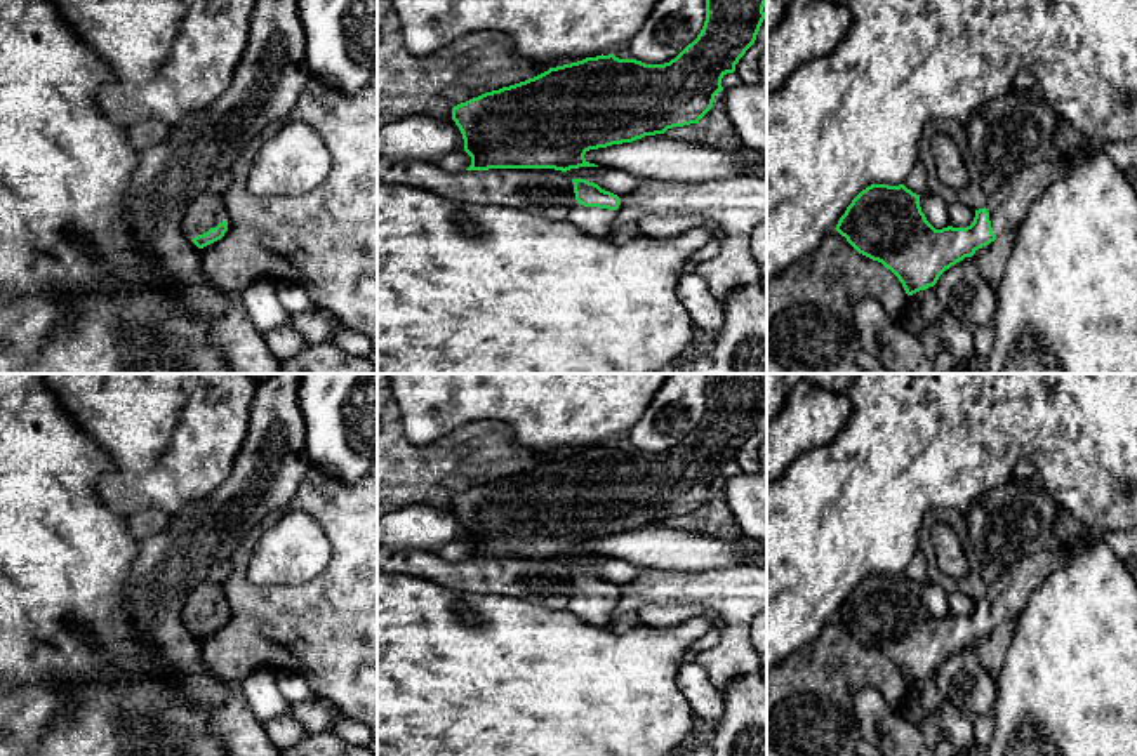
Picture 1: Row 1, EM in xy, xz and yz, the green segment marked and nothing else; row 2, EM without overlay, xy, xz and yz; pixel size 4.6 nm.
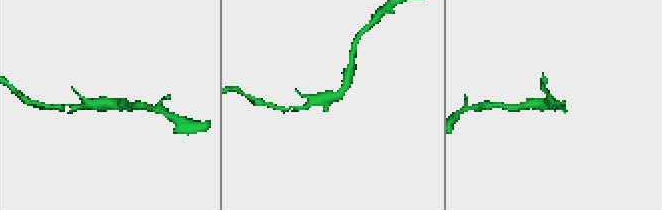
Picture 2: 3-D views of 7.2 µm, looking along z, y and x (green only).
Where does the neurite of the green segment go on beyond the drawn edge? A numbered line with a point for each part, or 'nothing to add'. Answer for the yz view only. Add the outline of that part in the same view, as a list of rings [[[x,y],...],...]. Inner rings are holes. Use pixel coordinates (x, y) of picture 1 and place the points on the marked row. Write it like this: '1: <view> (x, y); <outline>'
1: yz (1007, 205); [[[1137,139],[1128,143],[1090,143],[1076,141],[1067,158],[1048,158],[1024,169],[1005,184],[987,195],[986,209],[996,236],[1017,229],[1033,202],[1045,193],[1050,182],[1066,172],[1071,162],[1092,155],[1095,149],[1106,153],[1121,172],[1137,169]]]

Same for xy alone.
1: xy (206, 211); [[[205,191],[198,195],[186,209],[181,229],[190,240],[193,240],[226,219],[228,216],[221,193]]]

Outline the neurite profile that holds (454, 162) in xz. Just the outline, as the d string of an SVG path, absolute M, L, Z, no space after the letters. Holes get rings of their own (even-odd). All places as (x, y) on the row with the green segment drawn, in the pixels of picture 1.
M455 151L445 155L436 163L447 172L455 174L455 172L464 172L471 165L471 156L466 151Z

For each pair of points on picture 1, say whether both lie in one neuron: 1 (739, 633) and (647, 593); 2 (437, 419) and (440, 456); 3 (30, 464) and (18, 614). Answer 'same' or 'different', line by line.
1: same
2: different
3: same

